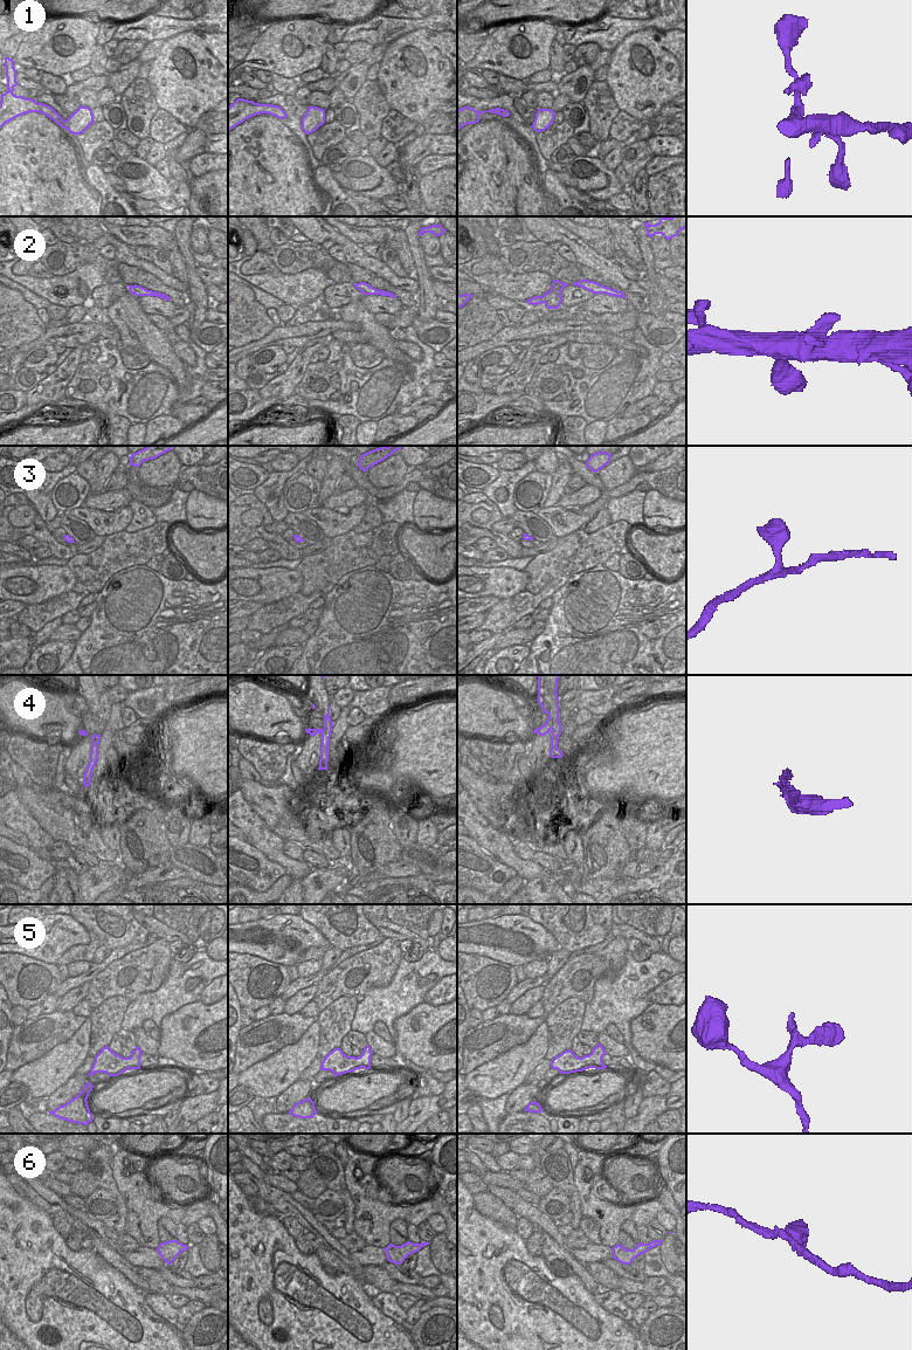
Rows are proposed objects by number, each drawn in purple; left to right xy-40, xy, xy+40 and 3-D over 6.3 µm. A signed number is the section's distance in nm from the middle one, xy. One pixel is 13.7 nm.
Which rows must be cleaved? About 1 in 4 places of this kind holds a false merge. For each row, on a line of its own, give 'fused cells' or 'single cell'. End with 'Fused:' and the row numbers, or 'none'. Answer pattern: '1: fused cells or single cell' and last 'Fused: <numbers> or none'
1: single cell
2: single cell
3: single cell
4: fused cells
5: single cell
6: single cell
Fused: 4

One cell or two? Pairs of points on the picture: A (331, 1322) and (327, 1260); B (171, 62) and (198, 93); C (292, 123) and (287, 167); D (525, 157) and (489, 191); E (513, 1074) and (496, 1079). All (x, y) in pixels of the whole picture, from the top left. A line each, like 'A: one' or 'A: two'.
A: two
B: one
C: two
D: one
E: one

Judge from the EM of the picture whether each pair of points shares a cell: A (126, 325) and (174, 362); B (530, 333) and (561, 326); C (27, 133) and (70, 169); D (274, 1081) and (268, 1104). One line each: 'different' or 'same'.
A: same
B: same
C: same
D: different

